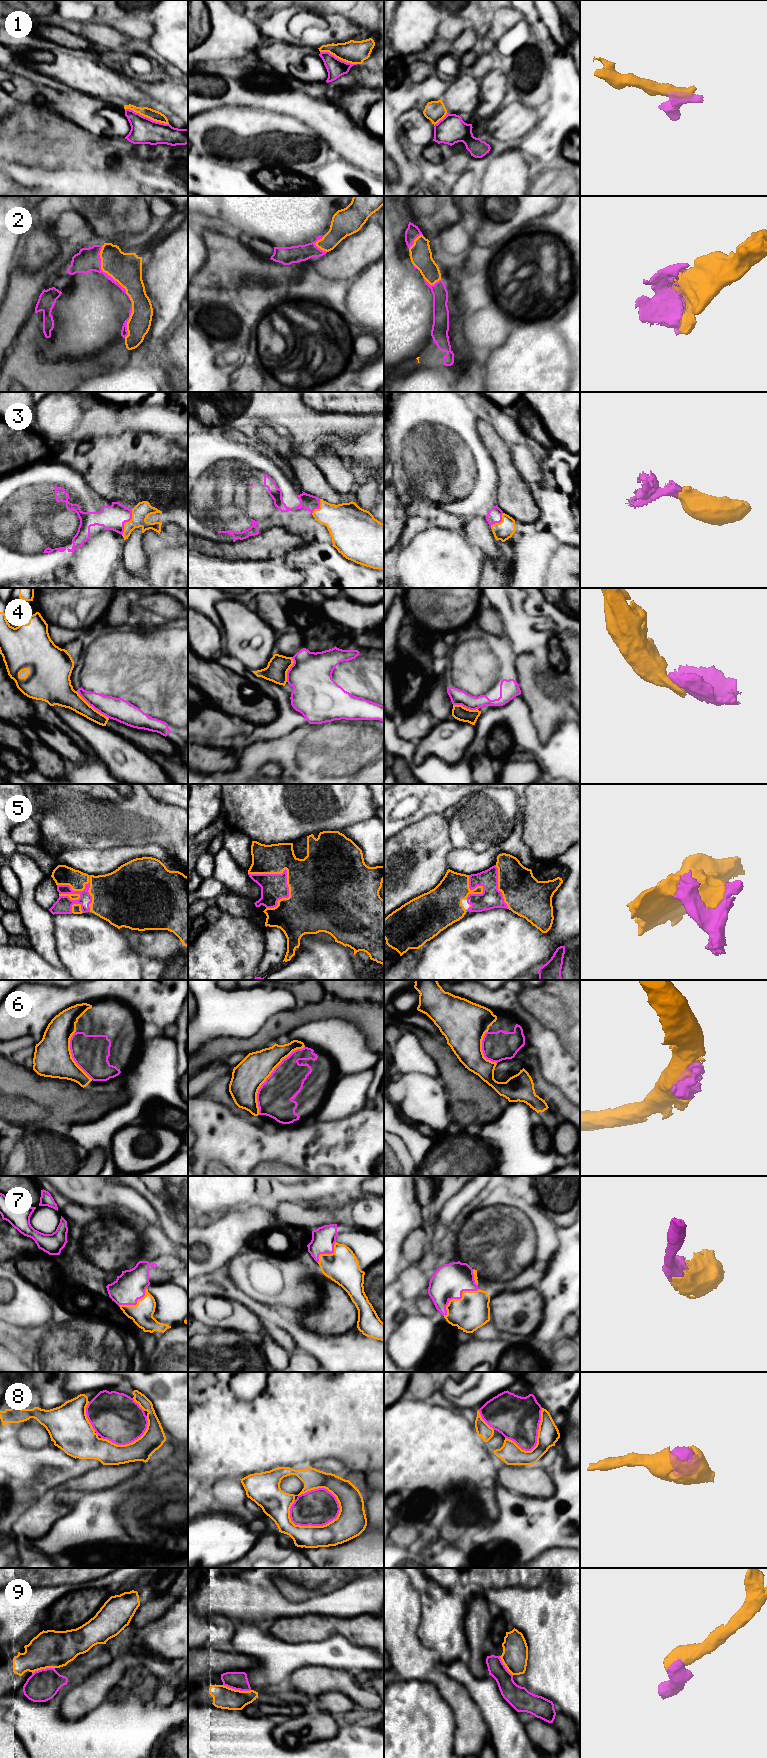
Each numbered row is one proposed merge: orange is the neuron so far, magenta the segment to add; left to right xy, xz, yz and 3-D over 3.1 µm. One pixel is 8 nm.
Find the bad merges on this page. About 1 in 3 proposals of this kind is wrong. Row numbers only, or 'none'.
1, 4, 9

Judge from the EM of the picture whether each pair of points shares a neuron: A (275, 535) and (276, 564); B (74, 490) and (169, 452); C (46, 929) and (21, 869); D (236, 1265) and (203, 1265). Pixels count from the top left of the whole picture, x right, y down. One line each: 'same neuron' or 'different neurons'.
A: different neurons
B: different neurons
C: same neuron
D: different neurons

